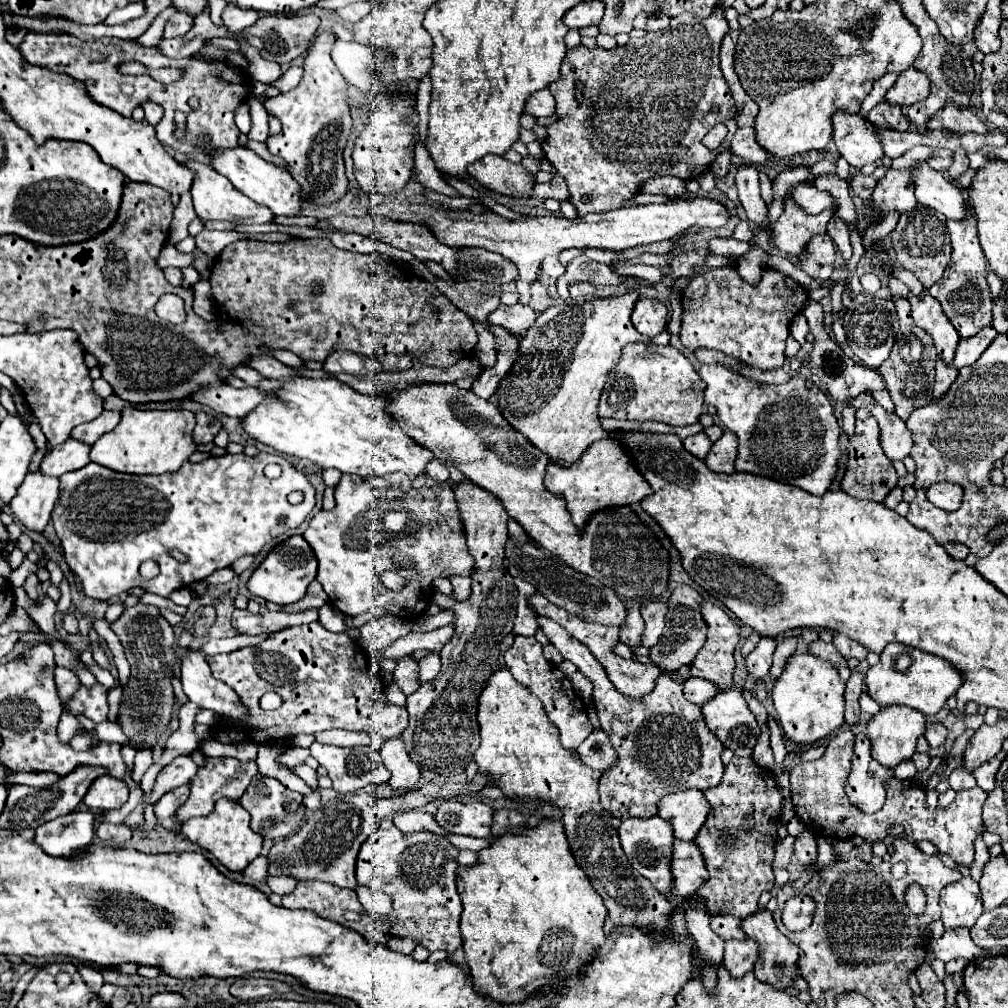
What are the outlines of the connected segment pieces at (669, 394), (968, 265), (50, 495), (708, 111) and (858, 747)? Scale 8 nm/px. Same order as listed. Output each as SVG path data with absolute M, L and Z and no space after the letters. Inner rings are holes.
M642 342L628 344L622 352L618 368L612 370L612 374L604 386L598 414L604 418L616 418L616 420L656 420L656 422L664 422L668 426L688 426L688 424L698 422L698 418L702 414L704 388L706 388L706 384L694 370L692 362L682 352L672 348L670 344L662 346L662 348Z
M974 214L966 216L966 220L948 220L946 226L950 230L950 240L952 240L952 260L944 276L936 284L932 284L928 292L942 304L944 314L958 330L960 338L970 338L992 322L992 296L986 282L988 262L978 244Z
M40 470L28 472L24 482L18 486L10 508L14 516L28 528L42 532L50 522L50 512L58 500L60 478L44 476Z
M720 8L714 10L712 16L708 18L696 18L692 14L680 14L676 18L670 20L670 26L664 28L664 30L658 30L658 32L648 32L646 36L642 38L630 38L624 46L616 46L616 48L586 48L586 46L576 46L576 48L570 48L566 52L566 60L562 64L562 70L560 70L560 78L548 86L548 90L552 92L552 96L556 98L556 112L554 116L558 118L556 122L548 124L548 138L542 142L542 150L546 154L546 158L550 160L550 164L556 168L556 172L560 176L566 178L566 184L568 184L568 190L570 190L570 200L572 204L578 208L578 216L586 216L588 212L606 212L606 210L616 210L616 208L622 208L622 206L630 206L630 198L636 194L638 186L650 178L656 178L656 176L676 176L676 178L682 178L682 180L692 180L692 178L698 178L702 176L708 166L714 162L716 154L722 152L724 148L728 148L734 132L736 132L736 124L734 124L734 98L730 96L730 90L728 90L728 84L722 76L722 70L720 70L720 60L718 60L718 52L720 52L720 42L722 42L722 36L728 32L728 22L726 18L722 16ZM576 82L582 82L584 84L584 90L582 90L582 100L576 98ZM712 108L718 108L718 112L714 112ZM718 122L724 122L728 126L728 136L724 138L722 146L716 148L716 150L710 150L702 144L702 138L718 124ZM588 196L590 202L582 202L582 198Z
M864 732L856 734L852 772L848 776L846 794L862 812L878 812L886 798L886 782L894 778L890 768L882 768L870 758L870 742Z

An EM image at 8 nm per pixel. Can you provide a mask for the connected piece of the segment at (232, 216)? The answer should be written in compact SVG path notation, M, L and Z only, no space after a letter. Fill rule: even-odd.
M192 160L186 162L186 166L196 172L194 184L192 184L192 202L194 202L196 216L200 220L228 220L228 222L234 222L234 224L272 224L274 222L276 216L266 206L256 204L246 194L238 192L230 184L230 180L226 176L218 174L212 166L192 162Z

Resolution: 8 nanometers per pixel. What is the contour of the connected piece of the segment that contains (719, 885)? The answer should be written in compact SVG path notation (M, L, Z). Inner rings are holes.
M750 756L732 758L724 770L724 778L716 788L704 792L712 810L694 842L702 850L710 878L702 884L696 896L704 902L710 916L732 914L744 918L758 906L764 890L774 886L774 846L780 824L782 794L772 770L764 770Z

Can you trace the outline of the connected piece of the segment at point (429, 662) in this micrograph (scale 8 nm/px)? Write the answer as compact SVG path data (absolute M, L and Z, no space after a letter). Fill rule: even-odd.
M430 652L430 656L420 660L420 676L418 676L418 680L422 684L434 680L434 676L438 672L440 672L440 654L438 652Z

